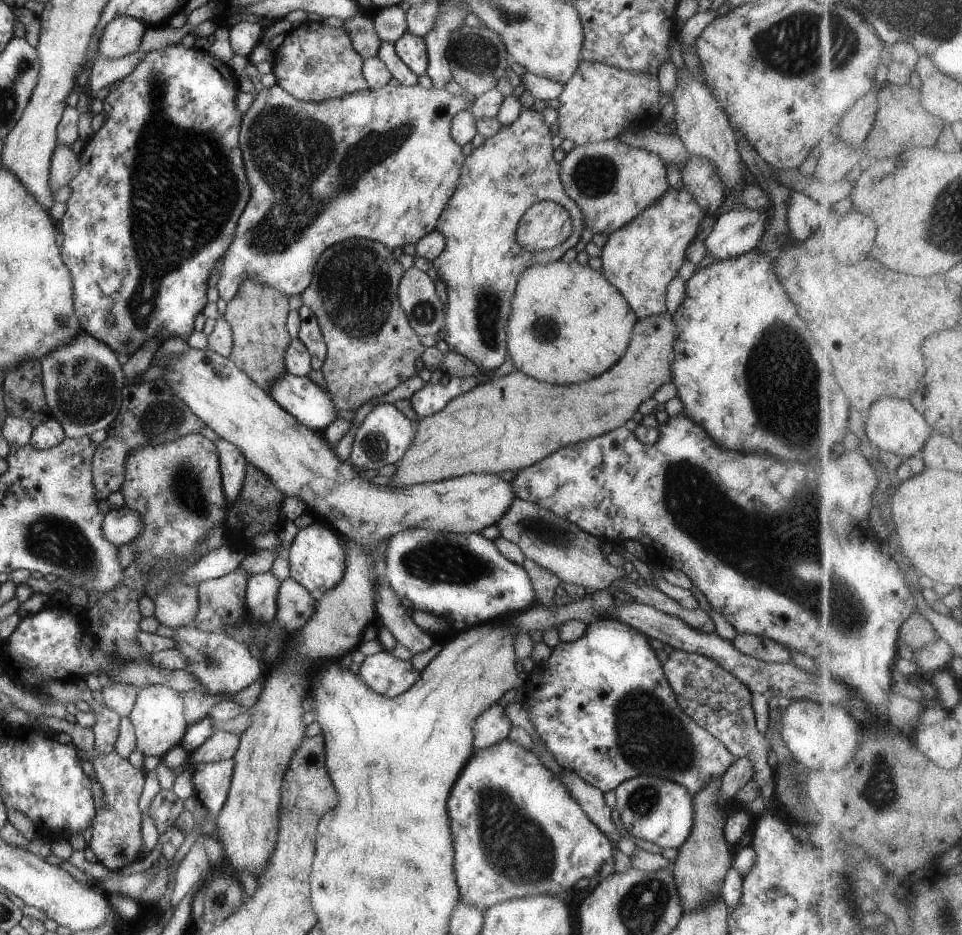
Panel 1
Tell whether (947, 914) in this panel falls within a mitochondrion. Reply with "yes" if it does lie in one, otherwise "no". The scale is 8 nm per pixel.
yes

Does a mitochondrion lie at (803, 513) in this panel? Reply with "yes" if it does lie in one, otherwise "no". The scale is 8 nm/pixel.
yes

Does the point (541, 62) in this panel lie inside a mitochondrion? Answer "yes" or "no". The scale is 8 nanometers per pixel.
no

